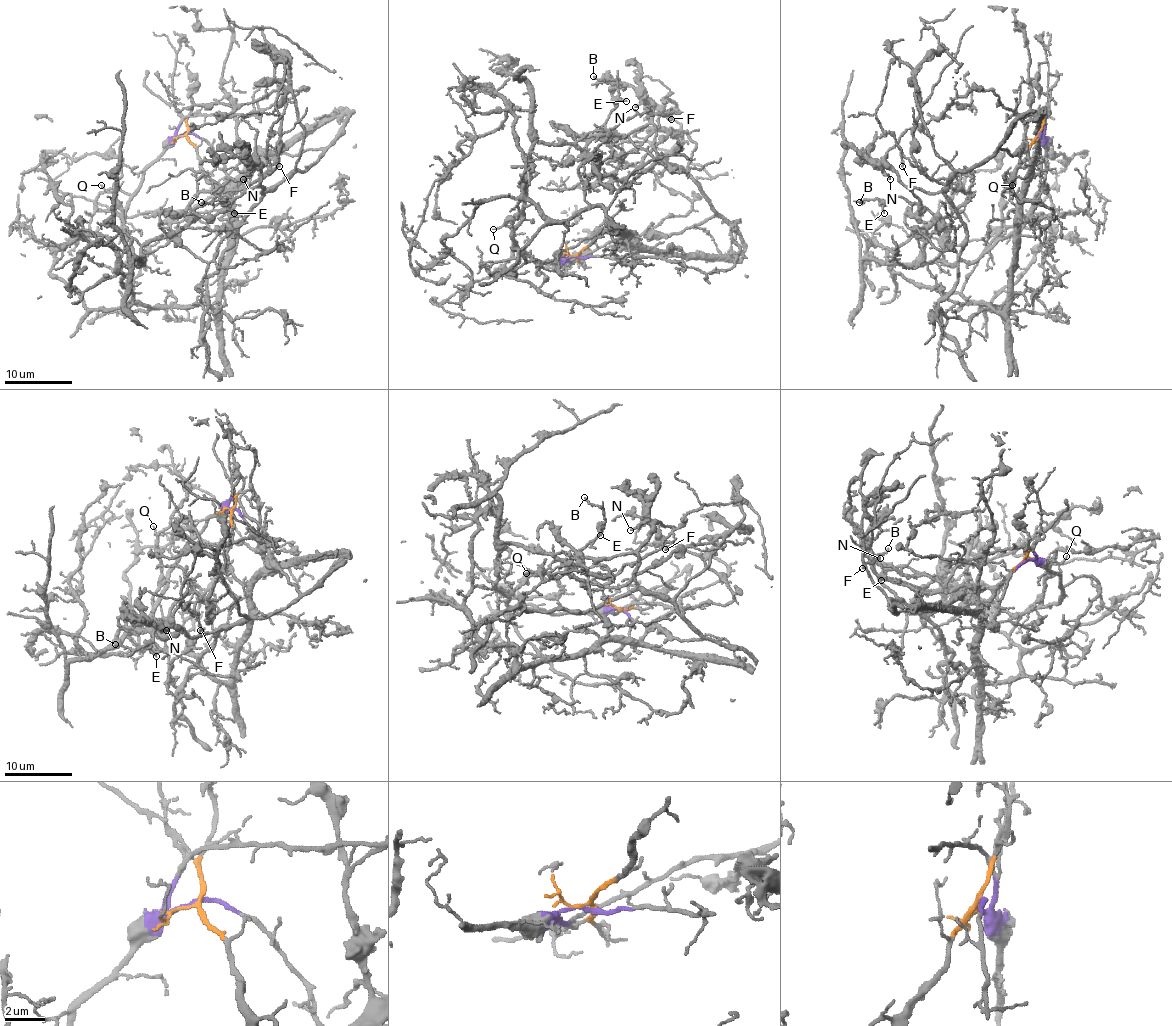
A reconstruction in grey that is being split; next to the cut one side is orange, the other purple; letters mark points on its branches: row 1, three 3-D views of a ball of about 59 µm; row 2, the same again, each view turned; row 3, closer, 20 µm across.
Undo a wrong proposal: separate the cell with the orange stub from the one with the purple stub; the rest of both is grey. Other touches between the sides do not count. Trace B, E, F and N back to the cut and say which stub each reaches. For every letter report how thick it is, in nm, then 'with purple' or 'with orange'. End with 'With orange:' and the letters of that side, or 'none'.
B: calibre 150 nm; with purple
E: calibre 140 nm; with purple
F: calibre 120 nm; with purple
N: calibre 190 nm; with orange
With orange: N

